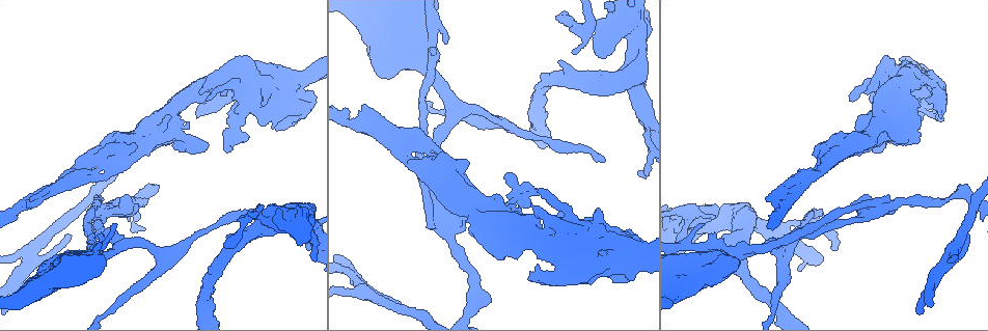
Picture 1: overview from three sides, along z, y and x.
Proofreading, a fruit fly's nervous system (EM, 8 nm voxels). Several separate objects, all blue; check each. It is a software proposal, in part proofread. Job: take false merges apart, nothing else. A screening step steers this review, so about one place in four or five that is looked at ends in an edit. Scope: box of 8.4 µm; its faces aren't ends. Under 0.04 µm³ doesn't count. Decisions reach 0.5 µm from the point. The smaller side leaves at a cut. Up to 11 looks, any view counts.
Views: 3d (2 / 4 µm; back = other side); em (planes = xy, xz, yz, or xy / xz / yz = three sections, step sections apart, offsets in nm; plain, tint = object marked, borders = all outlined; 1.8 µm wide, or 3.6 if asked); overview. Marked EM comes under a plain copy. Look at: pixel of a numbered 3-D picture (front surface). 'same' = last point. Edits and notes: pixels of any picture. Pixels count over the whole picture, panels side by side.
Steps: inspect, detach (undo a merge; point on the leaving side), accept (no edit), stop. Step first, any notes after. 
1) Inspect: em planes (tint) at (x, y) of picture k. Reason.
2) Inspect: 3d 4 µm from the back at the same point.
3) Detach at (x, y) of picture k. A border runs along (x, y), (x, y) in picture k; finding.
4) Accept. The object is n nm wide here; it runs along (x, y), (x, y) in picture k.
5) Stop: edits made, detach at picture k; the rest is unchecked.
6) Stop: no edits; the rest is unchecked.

Inspect: 3d 4 µm at (952, 248) of picture 1. Arms part here.

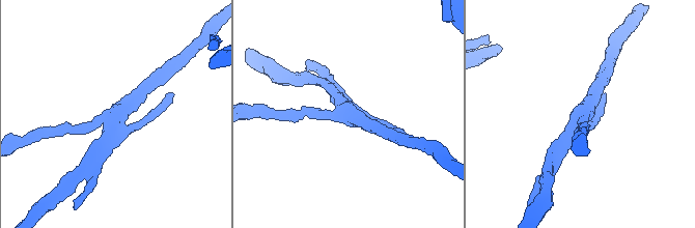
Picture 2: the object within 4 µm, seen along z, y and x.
Inspect: em yz step 8 (tint) at (582, 116) of picture 2. Need the tissue.

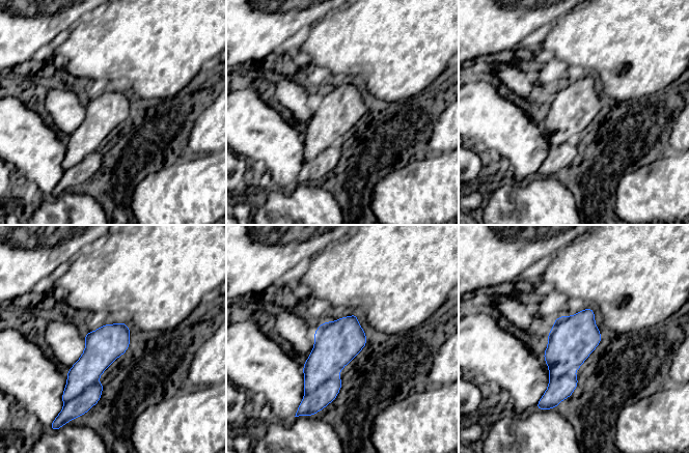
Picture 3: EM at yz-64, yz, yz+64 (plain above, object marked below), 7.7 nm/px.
Inspect: em planes (borders) at the same point.

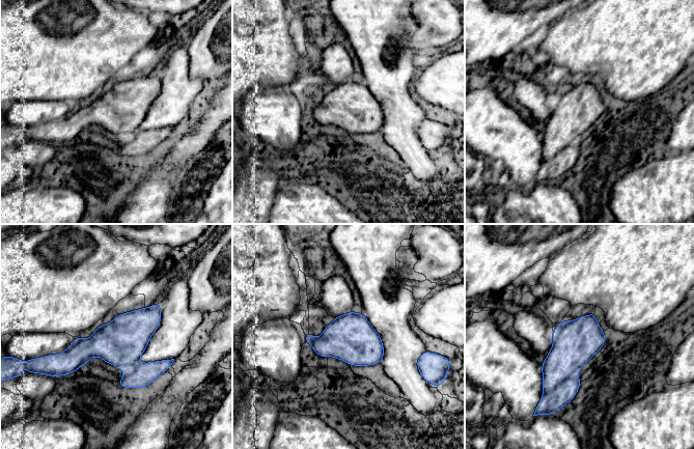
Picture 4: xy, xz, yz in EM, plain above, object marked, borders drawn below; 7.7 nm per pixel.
Detach at (561, 394) of picture 4. The object is 360 nm wide here; a border runs along (576, 374), (570, 375), (544, 394) in picture 4; a second neuron is stuck on.

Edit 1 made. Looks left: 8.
Inspect: overview.

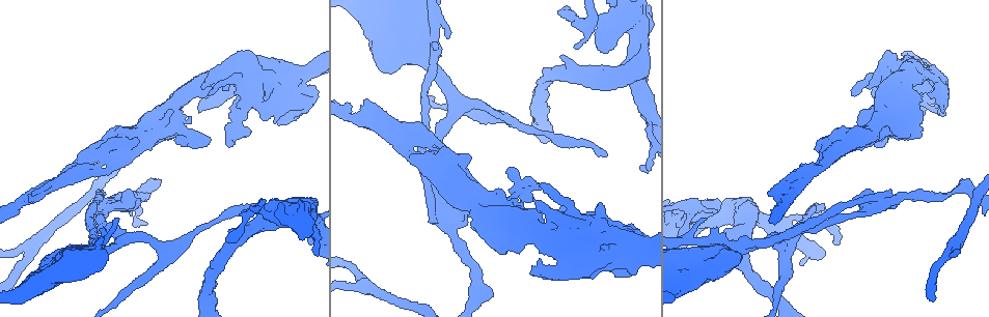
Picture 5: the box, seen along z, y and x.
Inspect: em planes (tint) at (432, 72) of picture 5. Sudden change in width.

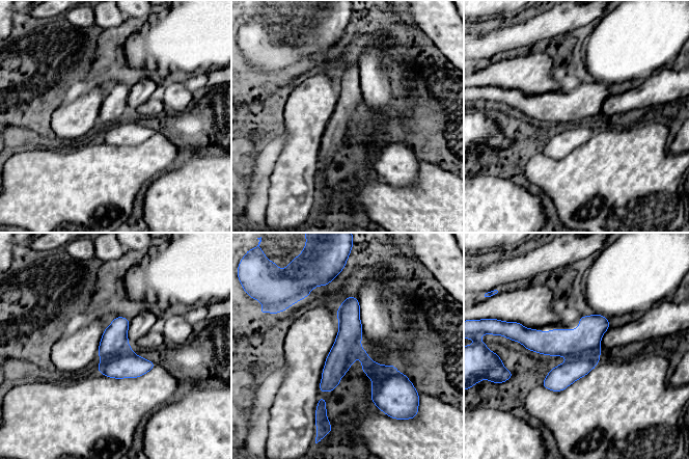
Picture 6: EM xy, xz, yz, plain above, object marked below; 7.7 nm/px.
Detach at (585, 341) of picture 6. A border runs along (597, 354), (568, 358) in picture 6; a second neuron is stuck on.

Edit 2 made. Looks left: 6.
Inspect: 3d 4 µm at (882, 124) of picture 5. Arms part here.

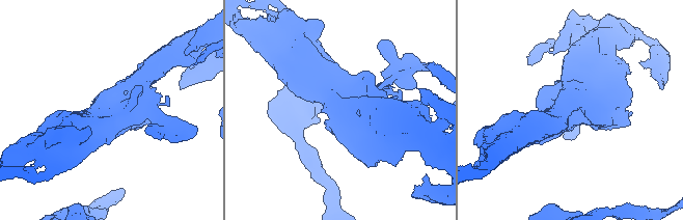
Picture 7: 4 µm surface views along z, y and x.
Inspect: em 3.6 µm planes (borders) at (122, 110) of picture 7.

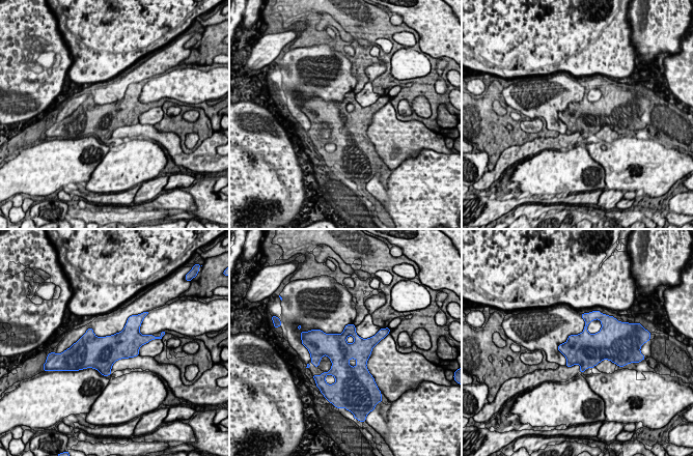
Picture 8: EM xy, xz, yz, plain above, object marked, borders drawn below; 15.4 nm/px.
Accept. The object is 440 nm wide here; one neuron here.

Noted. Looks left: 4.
Inspect: em xy step 4 (tint) at (220, 91) of picture 5. Calibre changes.

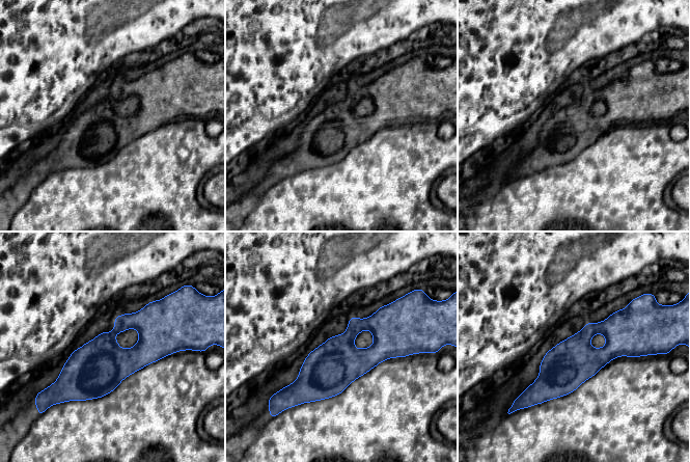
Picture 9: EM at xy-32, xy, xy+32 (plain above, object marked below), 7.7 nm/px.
Inspect: em planes (borders) at the same point. Cut it another way.

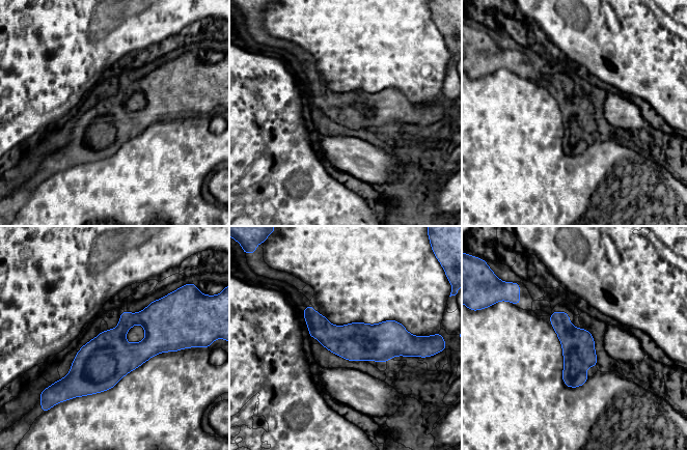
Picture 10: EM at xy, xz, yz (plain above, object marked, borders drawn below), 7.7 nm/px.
Accept. It runs along (306, 311), (332, 337), (408, 337) in picture 10; one neuron here.

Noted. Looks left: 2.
Stop: edits made, detach at picture 4, detach at picture 6; the rest is unchecked.

